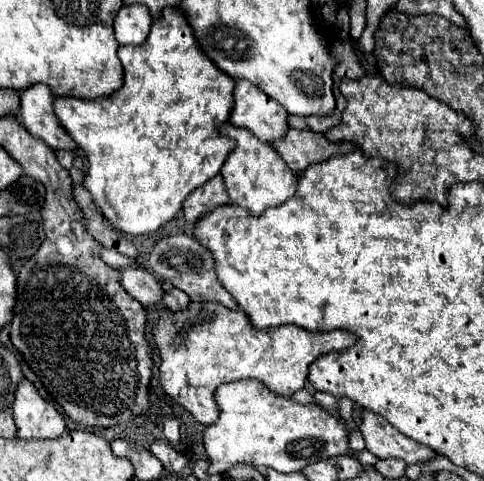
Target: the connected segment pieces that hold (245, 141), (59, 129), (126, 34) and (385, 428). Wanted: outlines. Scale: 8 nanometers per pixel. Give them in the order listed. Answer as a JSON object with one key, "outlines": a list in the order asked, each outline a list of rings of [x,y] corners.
{"outlines":[[[[224,125],[222,135],[228,135],[238,143],[220,171],[232,203],[248,209],[252,215],[260,215],[264,209],[278,207],[296,193],[298,175],[288,169],[288,165],[272,145],[256,139],[248,129],[238,129],[232,125]]],[[[38,83],[36,87],[28,87],[28,91],[20,93],[20,115],[24,119],[24,127],[30,135],[36,139],[46,141],[46,145],[54,151],[64,149],[64,151],[76,151],[78,145],[72,141],[72,137],[64,131],[60,121],[56,119],[54,113],[54,95]]],[[[124,5],[114,19],[114,35],[120,45],[144,43],[150,33],[152,17],[144,5]]],[[[372,411],[362,413],[360,429],[366,441],[366,449],[374,453],[378,459],[394,457],[402,459],[406,465],[412,465],[412,463],[426,463],[436,457],[436,453],[430,447],[406,437],[384,417]]]]}

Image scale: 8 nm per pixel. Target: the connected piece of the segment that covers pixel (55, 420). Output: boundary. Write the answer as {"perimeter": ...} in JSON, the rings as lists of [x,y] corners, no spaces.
{"perimeter":[[[22,379],[16,391],[14,421],[20,439],[56,439],[66,429],[64,415],[52,401],[44,401],[28,379]]]}

